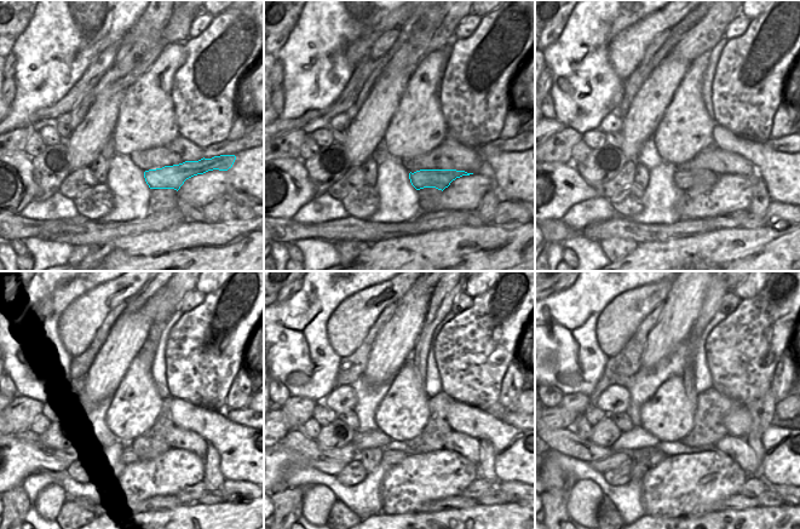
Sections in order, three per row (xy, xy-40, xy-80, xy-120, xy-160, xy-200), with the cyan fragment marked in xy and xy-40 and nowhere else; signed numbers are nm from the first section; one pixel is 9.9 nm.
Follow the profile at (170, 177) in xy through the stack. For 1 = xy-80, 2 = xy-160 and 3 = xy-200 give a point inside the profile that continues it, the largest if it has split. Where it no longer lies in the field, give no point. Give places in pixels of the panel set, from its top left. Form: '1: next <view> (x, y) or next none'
1: next xy-80 (702, 177)
2: next xy-160 (390, 458)
3: next xy-200 (655, 456)

